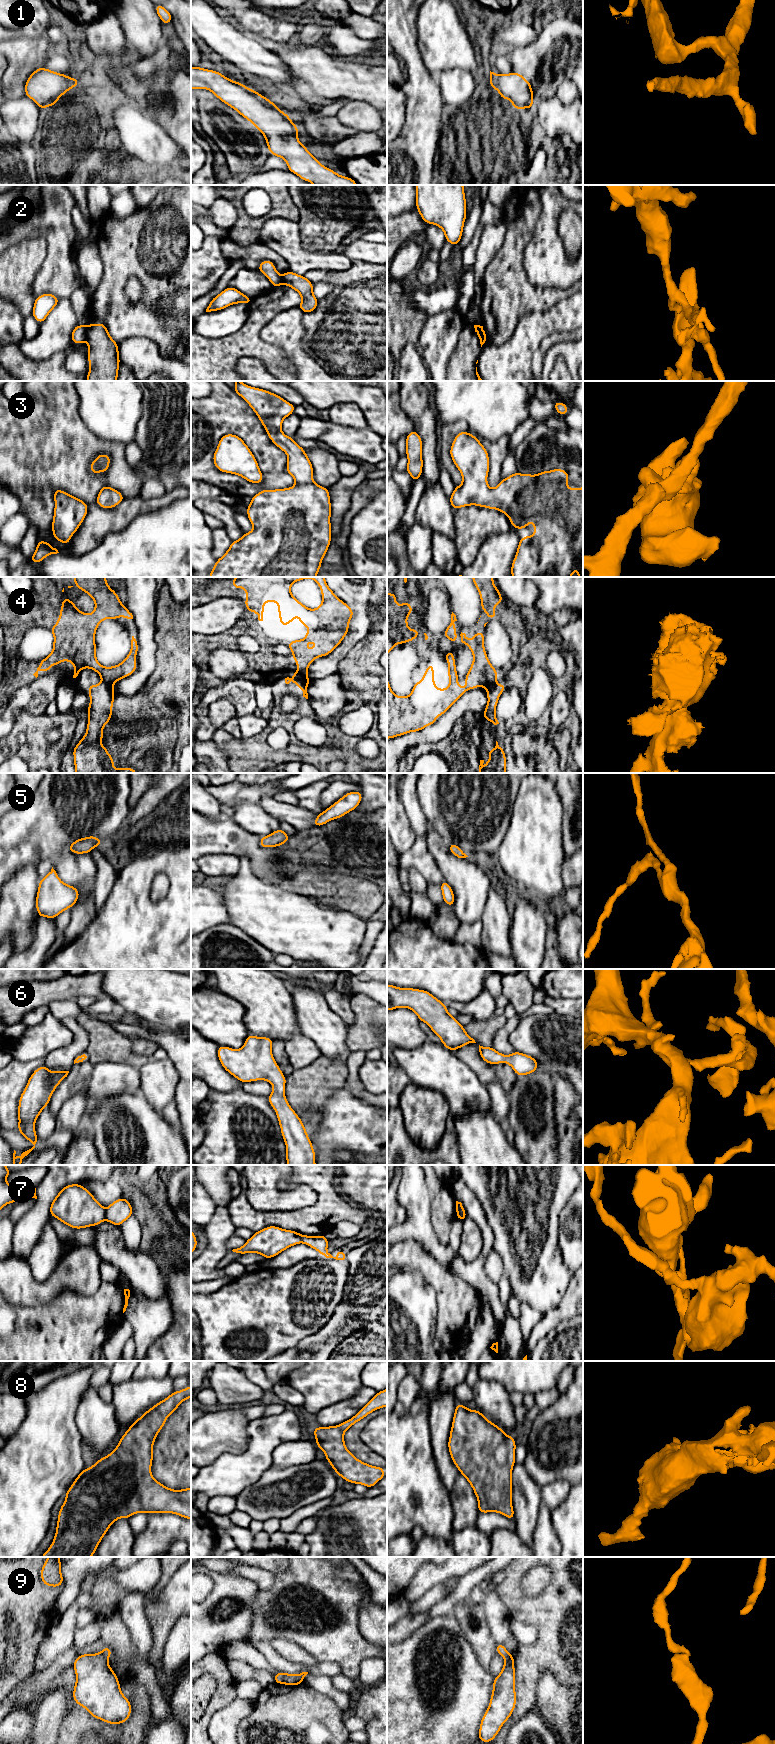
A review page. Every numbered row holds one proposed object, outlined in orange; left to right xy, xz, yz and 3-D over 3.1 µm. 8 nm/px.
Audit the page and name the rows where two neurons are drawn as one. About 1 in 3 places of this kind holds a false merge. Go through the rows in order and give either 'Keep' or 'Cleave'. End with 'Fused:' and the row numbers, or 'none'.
1: Keep
2: Cleave
3: Keep
4: Cleave
5: Keep
6: Keep
7: Cleave
8: Keep
9: Cleave
Fused: 2, 4, 7, 9

